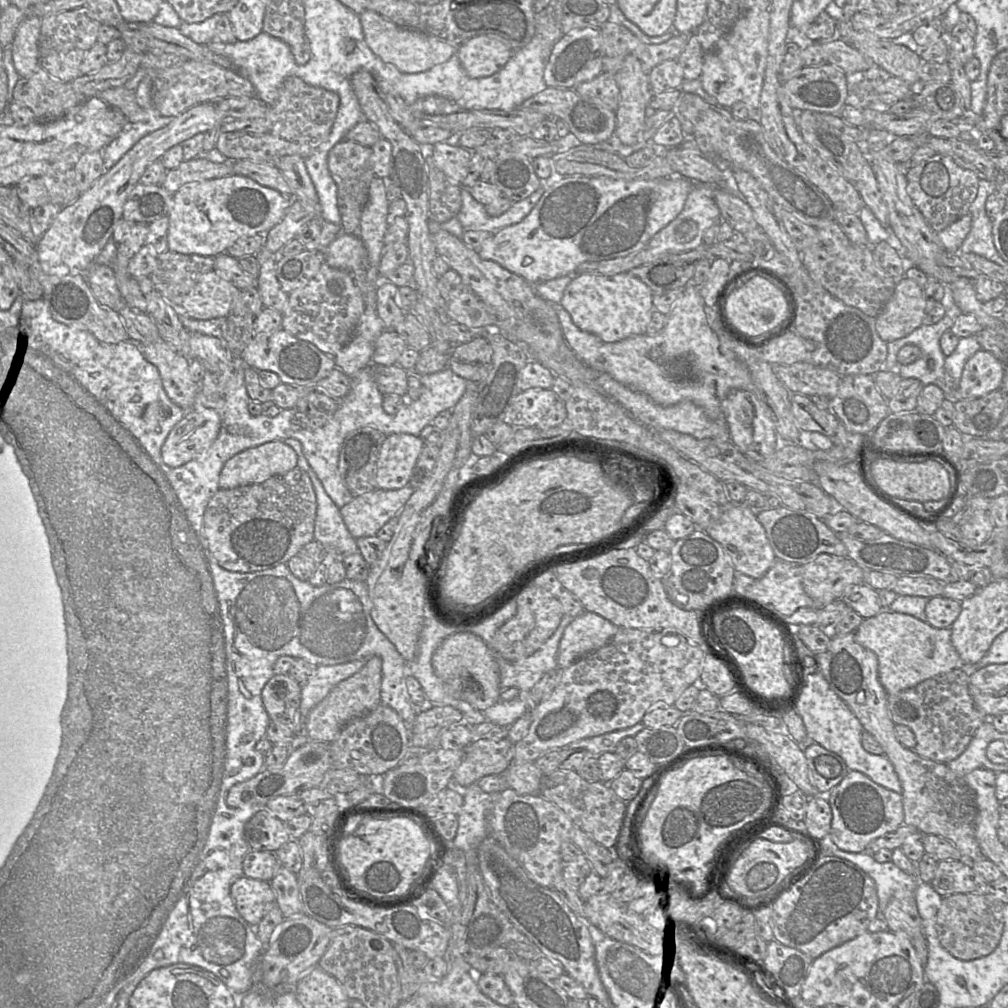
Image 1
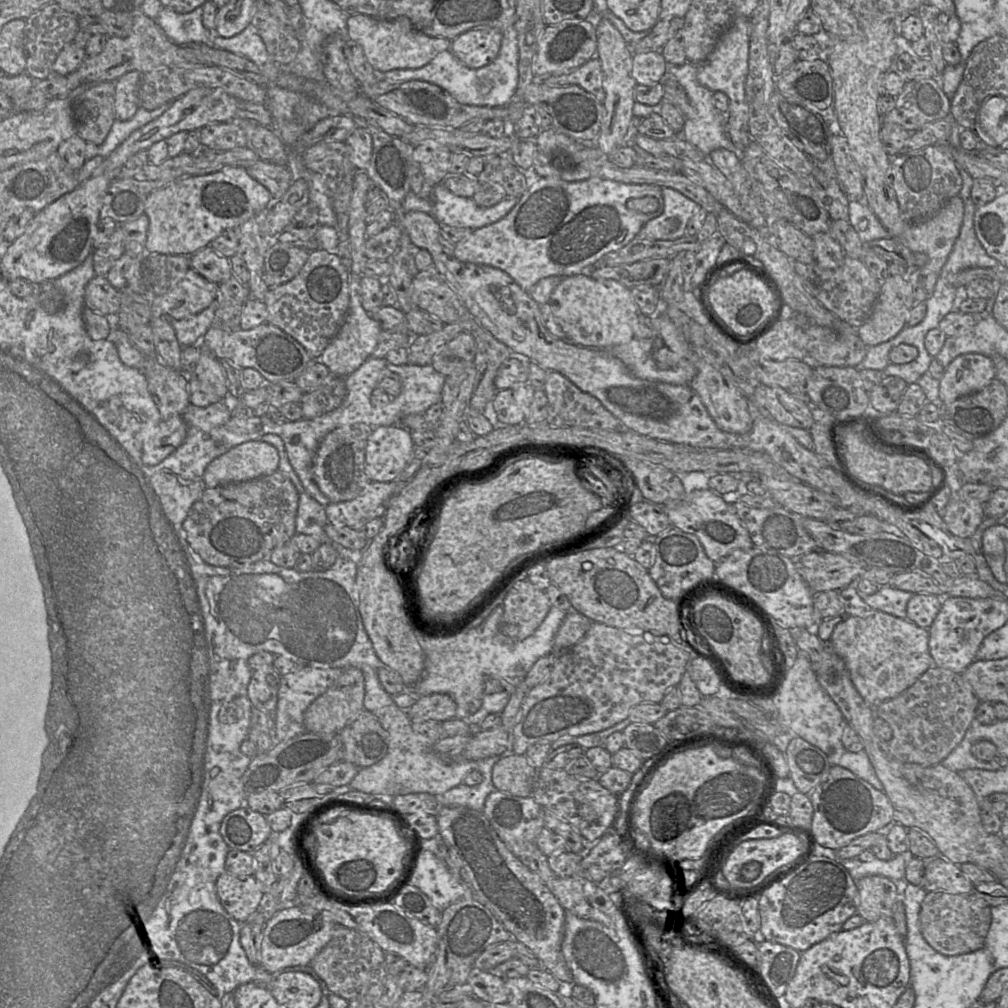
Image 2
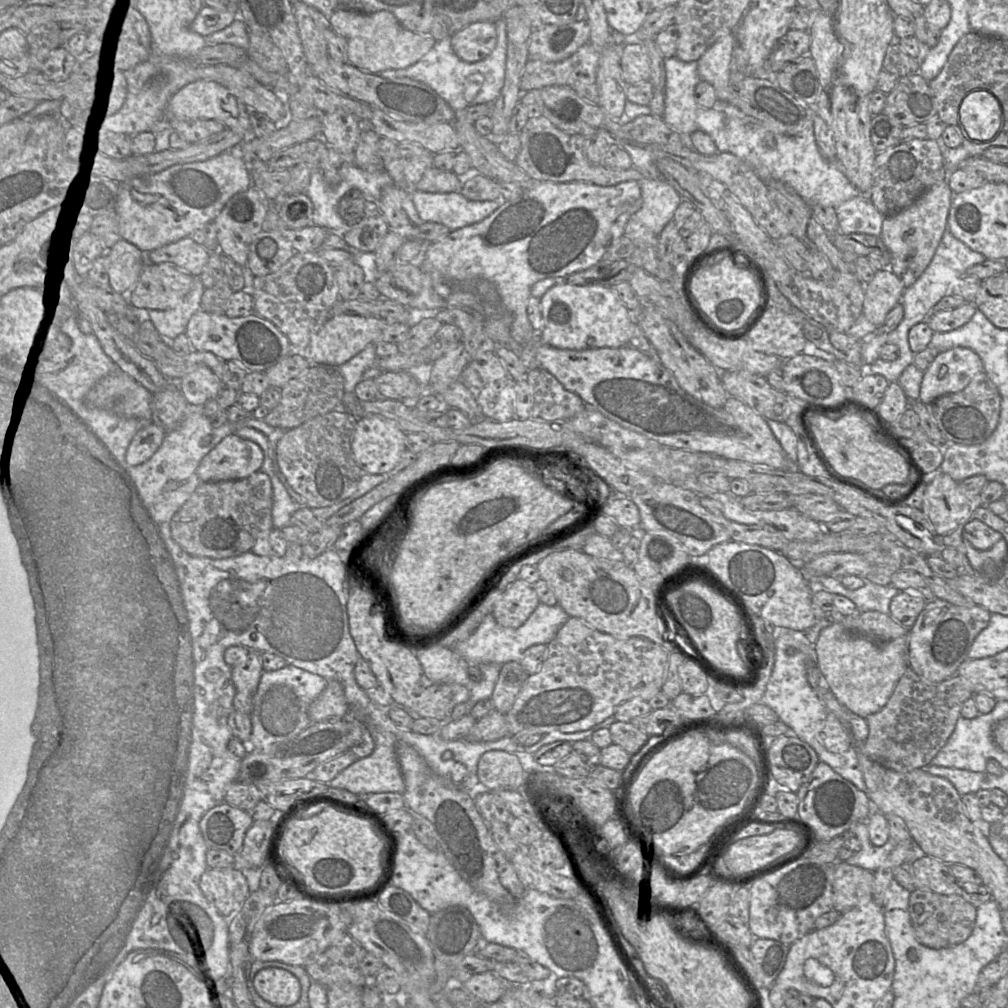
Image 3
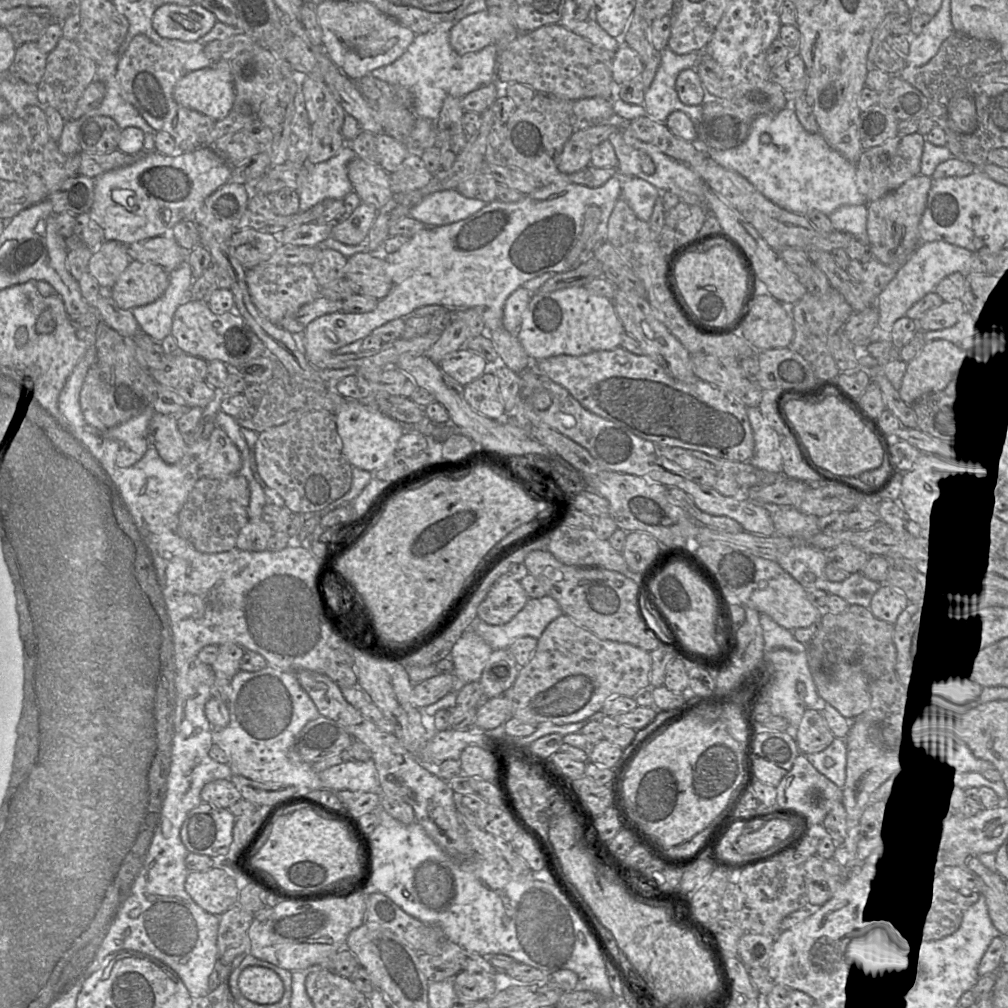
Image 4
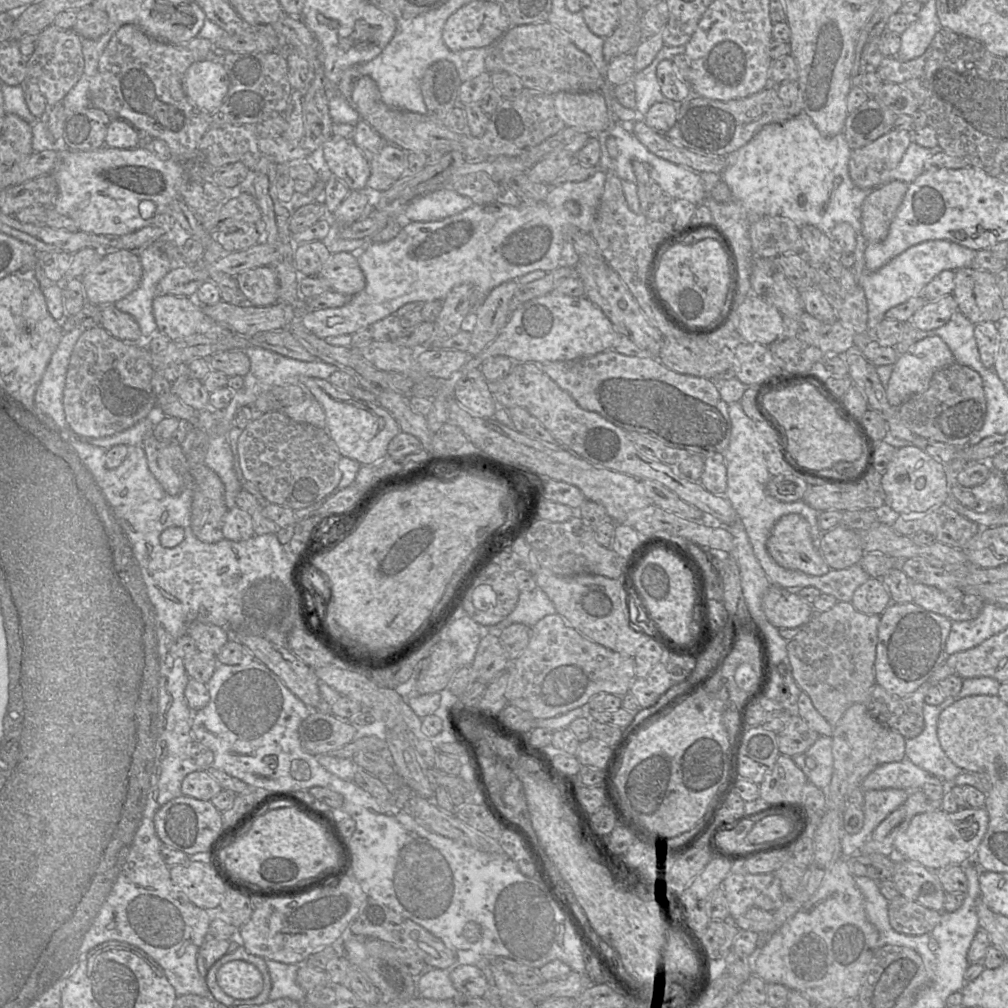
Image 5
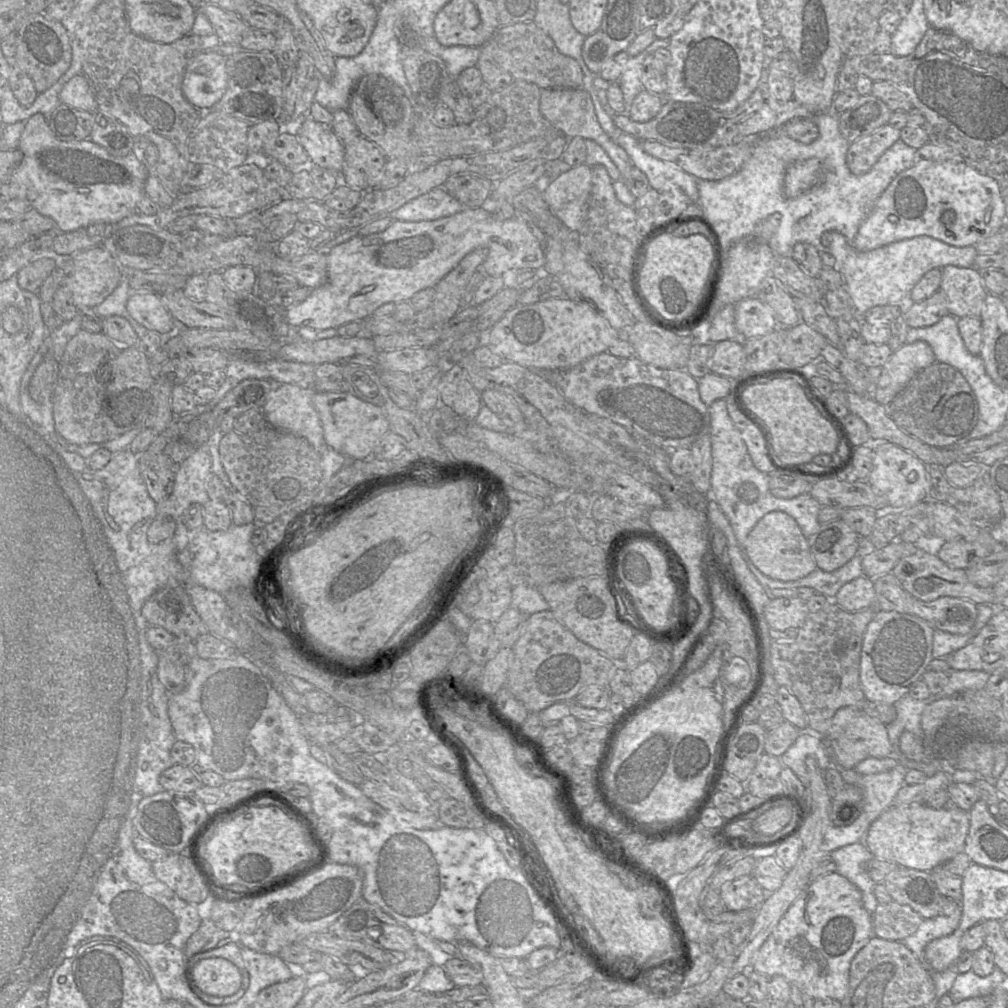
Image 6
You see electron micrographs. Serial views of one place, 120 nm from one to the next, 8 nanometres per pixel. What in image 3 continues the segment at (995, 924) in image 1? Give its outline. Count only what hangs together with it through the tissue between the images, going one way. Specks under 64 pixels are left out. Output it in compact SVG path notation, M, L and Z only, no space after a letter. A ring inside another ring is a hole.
M915 889L910 894L908 909L916 939L932 949L949 948L963 943L975 927L977 908L957 894L945 895Z

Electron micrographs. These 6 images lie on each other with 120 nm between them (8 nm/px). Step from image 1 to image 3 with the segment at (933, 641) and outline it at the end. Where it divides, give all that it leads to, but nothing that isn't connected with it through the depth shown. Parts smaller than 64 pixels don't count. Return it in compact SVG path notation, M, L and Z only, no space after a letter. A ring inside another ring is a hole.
M841 621L824 628L813 645L817 664L831 692L852 713L866 718L882 709L890 699L897 682L908 668L907 635L890 641L879 641L847 629Z

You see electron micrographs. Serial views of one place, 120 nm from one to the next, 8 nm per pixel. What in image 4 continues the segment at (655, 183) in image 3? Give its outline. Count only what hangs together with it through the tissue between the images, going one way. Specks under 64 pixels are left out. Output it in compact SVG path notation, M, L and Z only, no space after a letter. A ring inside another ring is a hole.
M633 176L620 177L622 177L621 197L639 219L648 222L661 191L643 179Z

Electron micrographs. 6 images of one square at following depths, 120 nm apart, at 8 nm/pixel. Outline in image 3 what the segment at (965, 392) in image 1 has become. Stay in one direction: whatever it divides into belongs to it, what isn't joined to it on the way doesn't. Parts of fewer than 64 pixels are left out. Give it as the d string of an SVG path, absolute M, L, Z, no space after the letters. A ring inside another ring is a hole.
M956 347L942 352L923 372L919 401L931 404L944 395L960 392L981 372L983 362L974 351Z

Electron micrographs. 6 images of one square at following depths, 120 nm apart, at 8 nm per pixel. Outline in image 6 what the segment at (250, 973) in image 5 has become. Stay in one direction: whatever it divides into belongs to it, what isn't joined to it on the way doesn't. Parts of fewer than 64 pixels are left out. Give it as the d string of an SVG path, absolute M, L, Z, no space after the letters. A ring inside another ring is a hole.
M204 958L191 963L189 978L193 989L212 996L231 996L242 987L240 969L225 958Z

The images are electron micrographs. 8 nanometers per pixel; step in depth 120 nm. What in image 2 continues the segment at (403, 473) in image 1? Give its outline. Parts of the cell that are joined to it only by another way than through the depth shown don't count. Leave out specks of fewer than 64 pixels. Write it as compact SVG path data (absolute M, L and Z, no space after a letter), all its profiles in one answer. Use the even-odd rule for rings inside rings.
M400 424L374 427L365 450L365 470L371 481L392 482L399 478L408 465L415 444L411 431Z

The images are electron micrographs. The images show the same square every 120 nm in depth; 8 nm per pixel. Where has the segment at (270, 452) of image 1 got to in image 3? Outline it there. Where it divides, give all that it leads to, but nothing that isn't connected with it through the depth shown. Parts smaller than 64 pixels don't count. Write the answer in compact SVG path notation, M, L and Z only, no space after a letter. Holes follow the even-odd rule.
M236 434L223 438L200 462L202 482L238 480L261 471L263 449L255 442Z

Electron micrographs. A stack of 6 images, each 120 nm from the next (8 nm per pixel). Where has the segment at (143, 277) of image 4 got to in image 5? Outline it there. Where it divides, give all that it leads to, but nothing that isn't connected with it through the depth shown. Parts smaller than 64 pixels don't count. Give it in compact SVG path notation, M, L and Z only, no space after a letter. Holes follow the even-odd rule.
M128 250L102 251L99 262L80 279L88 303L112 305L133 292L139 285L143 268L136 252Z

